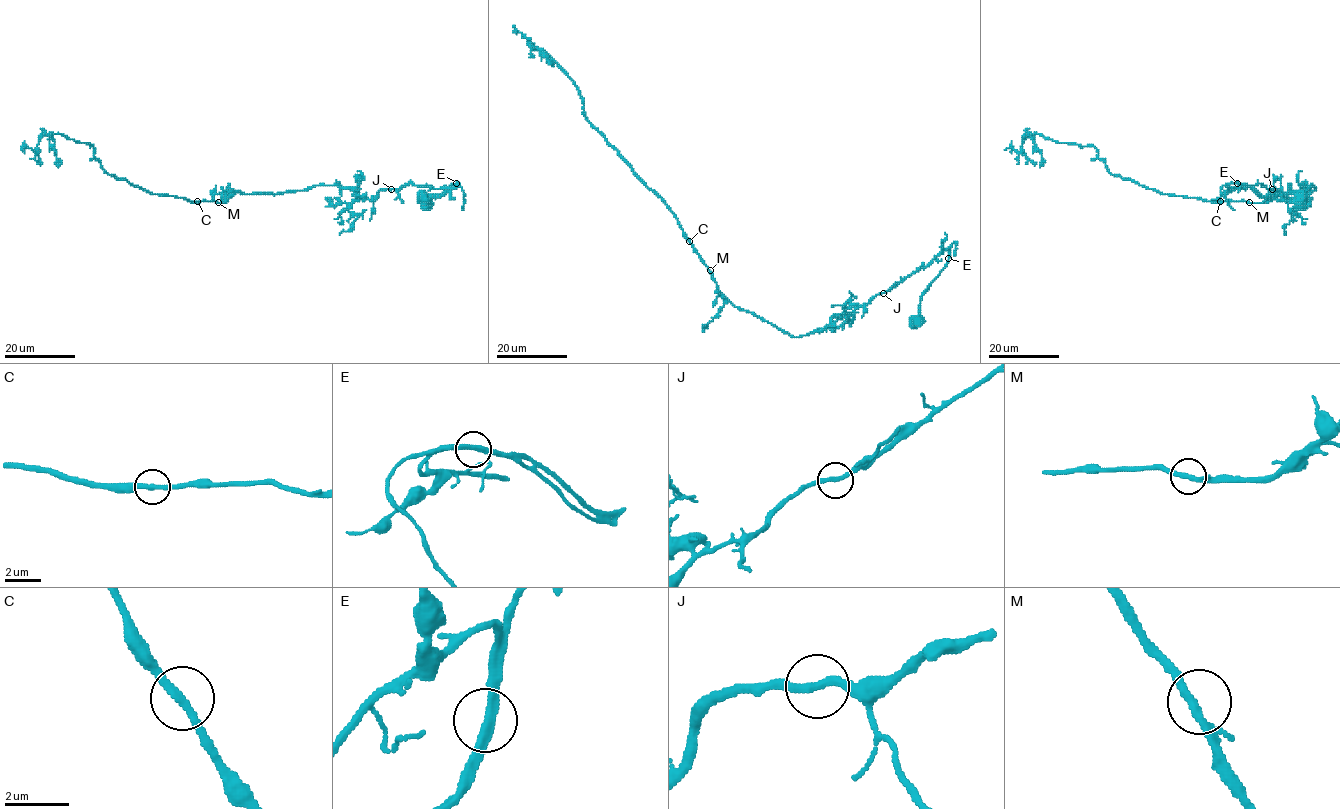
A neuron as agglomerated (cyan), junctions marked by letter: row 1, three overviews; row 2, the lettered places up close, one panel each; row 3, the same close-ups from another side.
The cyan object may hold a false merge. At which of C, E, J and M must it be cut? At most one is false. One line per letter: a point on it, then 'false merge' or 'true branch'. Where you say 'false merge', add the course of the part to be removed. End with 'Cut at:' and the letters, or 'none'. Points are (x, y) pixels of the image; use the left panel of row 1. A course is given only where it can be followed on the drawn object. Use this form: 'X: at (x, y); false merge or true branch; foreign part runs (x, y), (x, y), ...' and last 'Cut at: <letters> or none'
C: at (197, 201); true branch
E: at (456, 183); true branch
J: at (391, 189); true branch
M: at (218, 202); true branch
Cut at: none

